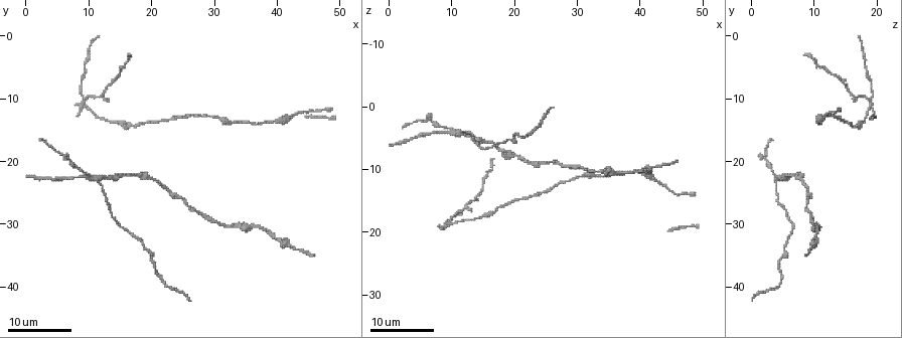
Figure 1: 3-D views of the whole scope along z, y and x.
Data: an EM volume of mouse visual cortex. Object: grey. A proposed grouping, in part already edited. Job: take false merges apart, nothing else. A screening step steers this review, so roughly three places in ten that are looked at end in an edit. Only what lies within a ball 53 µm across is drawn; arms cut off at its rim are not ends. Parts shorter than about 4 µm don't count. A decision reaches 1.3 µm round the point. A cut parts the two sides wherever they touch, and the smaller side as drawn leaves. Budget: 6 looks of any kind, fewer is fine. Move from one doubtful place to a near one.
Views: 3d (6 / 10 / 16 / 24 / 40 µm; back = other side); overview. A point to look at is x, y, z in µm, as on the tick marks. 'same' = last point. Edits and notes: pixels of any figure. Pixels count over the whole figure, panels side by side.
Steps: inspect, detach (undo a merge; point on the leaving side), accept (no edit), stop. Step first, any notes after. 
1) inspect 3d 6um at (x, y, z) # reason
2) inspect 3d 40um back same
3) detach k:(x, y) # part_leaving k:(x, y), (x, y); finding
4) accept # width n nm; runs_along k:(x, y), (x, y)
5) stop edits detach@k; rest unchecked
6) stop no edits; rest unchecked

inspect 3d 24um at (9.5, 10.0, 19.0) # three arms meet

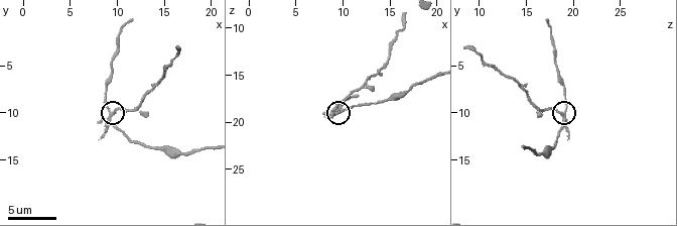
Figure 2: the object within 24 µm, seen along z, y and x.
inspect 3d 6um at (9.4, 10.2, 18.8)

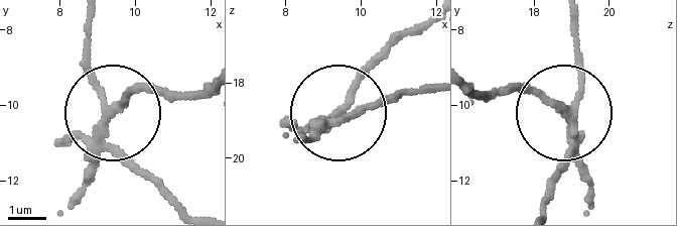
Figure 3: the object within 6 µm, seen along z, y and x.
detach 3:(122, 102) # arms 3; a second neuron is stuck on

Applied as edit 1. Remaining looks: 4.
inspect overview # redraw

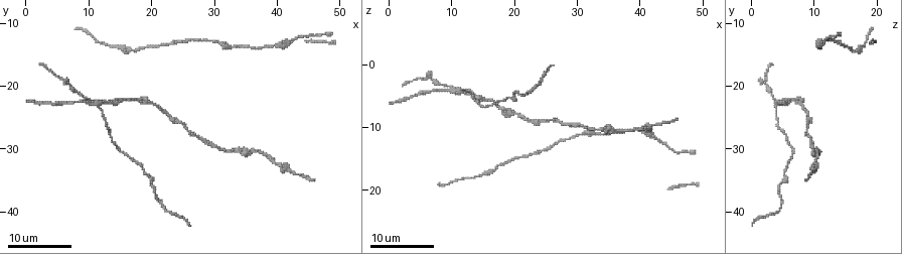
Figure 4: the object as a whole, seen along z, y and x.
inspect 3d 24um at (14.5, 14.0, 17.5) # calibre changes

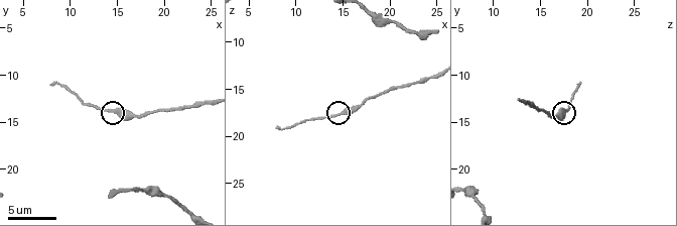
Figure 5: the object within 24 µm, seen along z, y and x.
inspect 3d 6um at (14.6, 13.6, 17.6)

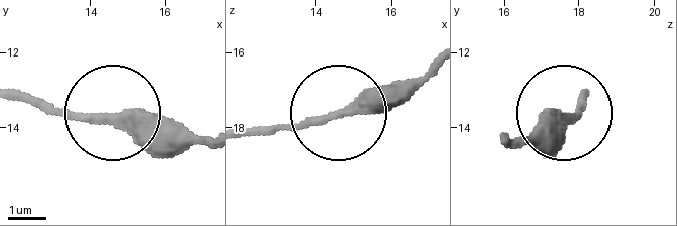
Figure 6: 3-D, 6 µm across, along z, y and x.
accept # width 350 nm; runs_along 6:(204, 140), (174, 140), (107, 111), (20, 102); one neuron here

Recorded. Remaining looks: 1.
stop edits detach@3; rest unchecked

